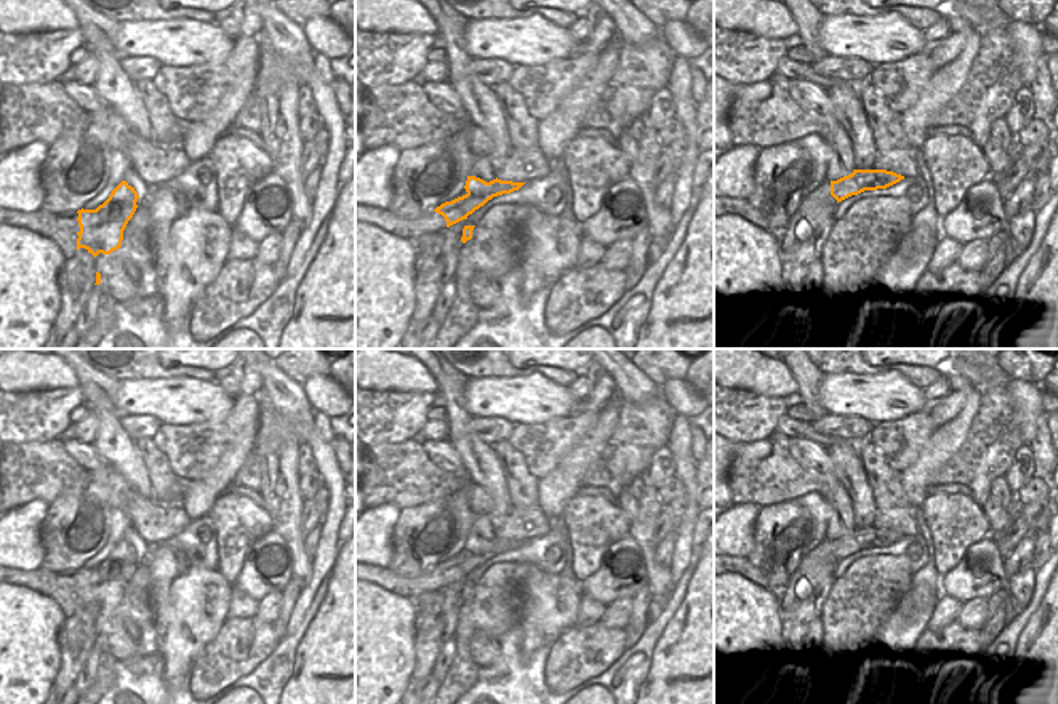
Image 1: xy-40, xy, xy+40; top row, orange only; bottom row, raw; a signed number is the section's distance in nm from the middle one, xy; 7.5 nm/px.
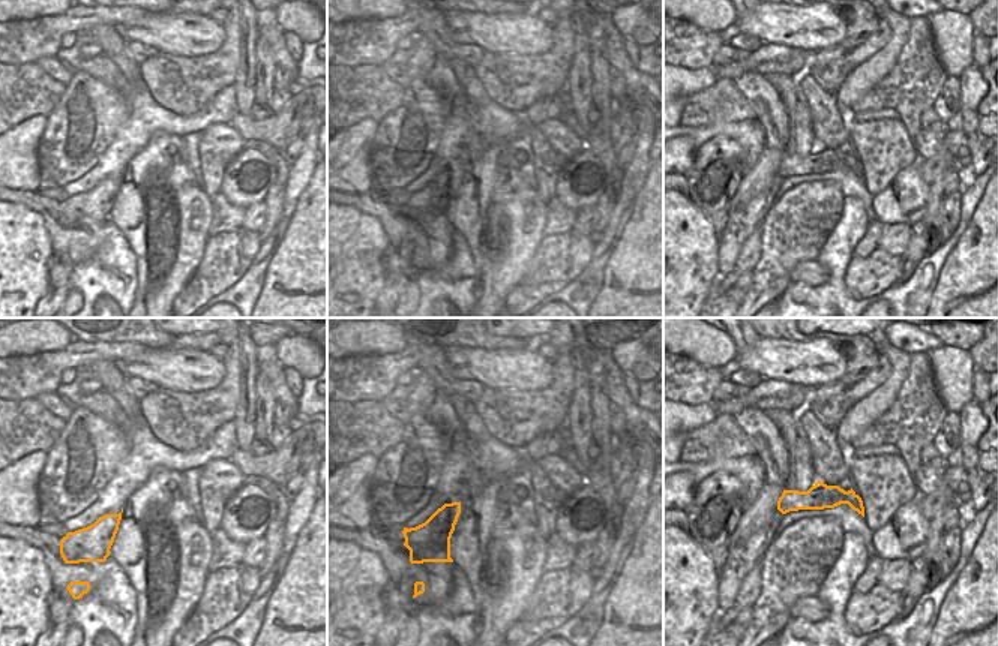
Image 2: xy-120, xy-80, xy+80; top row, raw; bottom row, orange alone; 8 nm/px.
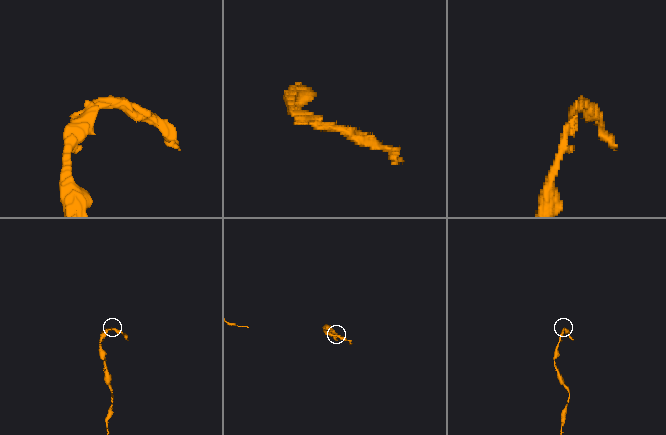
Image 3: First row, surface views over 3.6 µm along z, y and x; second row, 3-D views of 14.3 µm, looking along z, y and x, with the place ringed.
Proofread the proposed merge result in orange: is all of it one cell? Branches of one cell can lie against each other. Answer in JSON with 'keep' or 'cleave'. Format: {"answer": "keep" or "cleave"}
{"answer": "cleave"}

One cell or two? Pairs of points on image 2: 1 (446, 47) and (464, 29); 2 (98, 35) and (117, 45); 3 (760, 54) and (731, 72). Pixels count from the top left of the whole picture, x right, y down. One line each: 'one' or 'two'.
1: two
2: one
3: one

